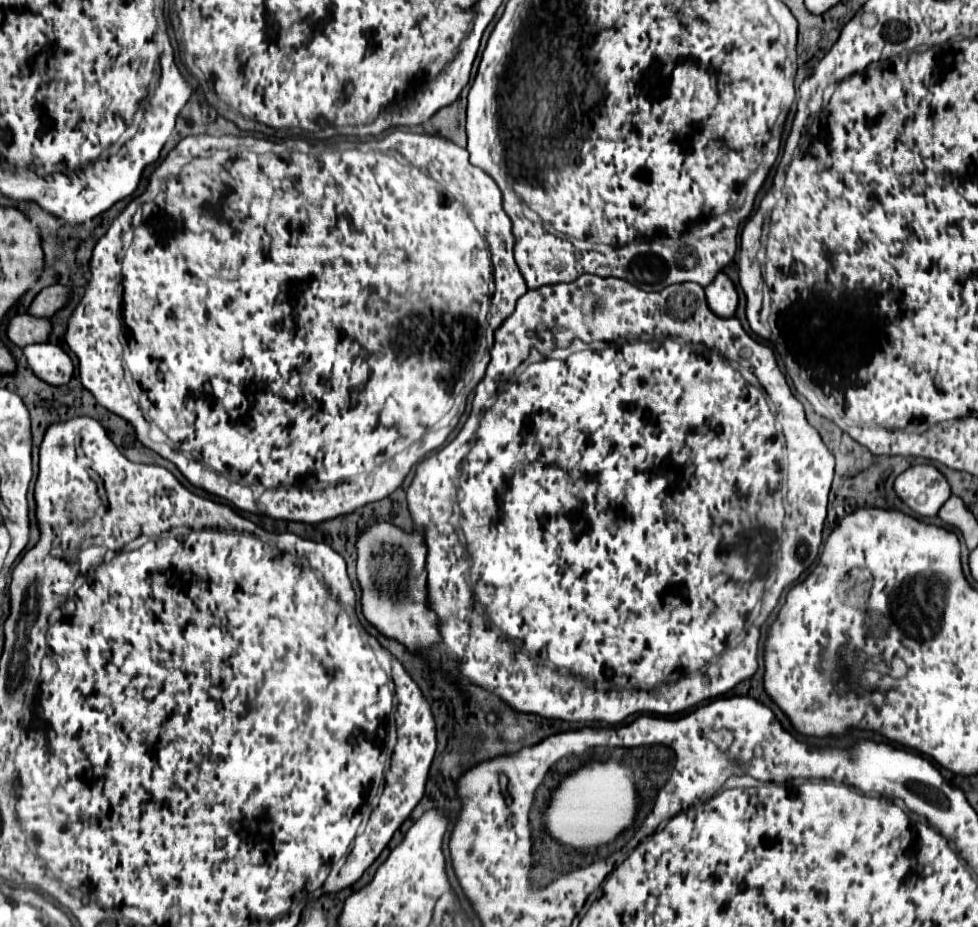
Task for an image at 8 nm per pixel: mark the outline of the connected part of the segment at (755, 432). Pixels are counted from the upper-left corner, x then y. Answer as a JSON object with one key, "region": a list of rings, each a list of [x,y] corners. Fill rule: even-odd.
{"region":[[[583,274],[569,284],[551,284],[537,290],[527,290],[517,304],[519,306],[515,312],[495,330],[495,344],[491,348],[487,374],[474,393],[467,397],[465,411],[457,420],[458,425],[451,432],[439,434],[447,434],[445,441],[449,444],[423,462],[419,460],[417,470],[411,470],[405,478],[409,478],[409,486],[405,480],[402,484],[403,490],[407,491],[411,518],[417,530],[425,532],[425,542],[429,548],[429,606],[439,616],[439,632],[445,654],[457,662],[461,660],[459,672],[465,678],[493,692],[515,710],[567,722],[619,724],[637,712],[679,714],[703,700],[725,694],[735,684],[755,674],[761,624],[775,608],[783,588],[791,586],[819,554],[823,522],[827,516],[827,496],[835,466],[833,454],[823,444],[819,432],[805,420],[803,404],[795,402],[795,396],[791,394],[785,376],[777,366],[772,348],[753,339],[743,330],[737,318],[715,316],[709,310],[705,292],[699,284],[671,284],[661,292],[643,292],[621,278]],[[585,296],[591,296],[593,300],[593,308],[589,312],[583,308]],[[575,338],[583,342],[603,340],[609,346],[605,350],[577,352],[567,360],[543,360],[527,366],[527,370],[513,378],[515,370],[529,356],[531,348],[547,358],[555,348],[567,348],[567,344],[571,344]],[[744,369],[753,373],[761,386],[751,386],[739,372]],[[767,478],[773,478],[777,486],[767,486]],[[475,604],[481,604],[487,616],[475,610]]]}

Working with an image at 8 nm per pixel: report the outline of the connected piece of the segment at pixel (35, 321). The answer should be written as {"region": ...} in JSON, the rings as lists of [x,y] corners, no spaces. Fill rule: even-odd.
{"region":[[[23,314],[23,316],[11,318],[9,328],[7,328],[7,336],[13,344],[27,346],[27,344],[37,344],[37,342],[47,342],[51,328],[53,328],[51,320],[47,320],[47,318]]]}

